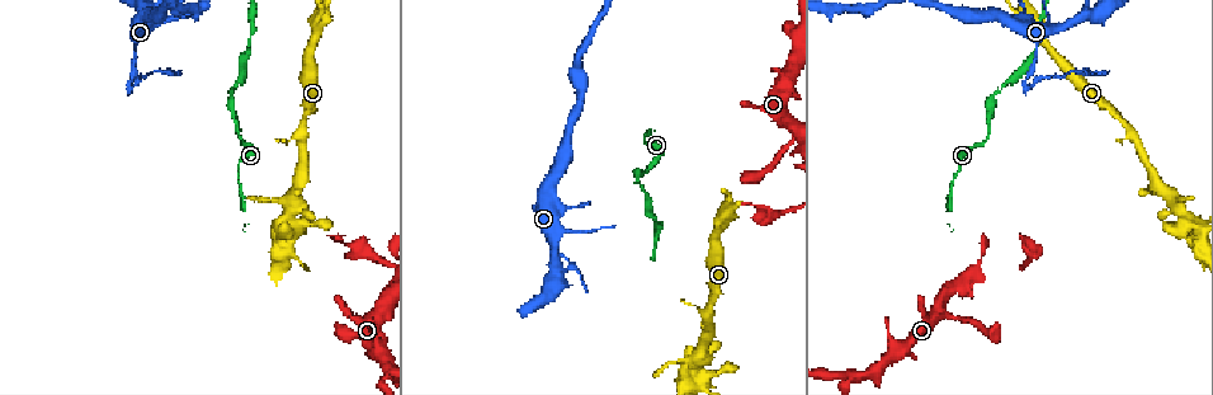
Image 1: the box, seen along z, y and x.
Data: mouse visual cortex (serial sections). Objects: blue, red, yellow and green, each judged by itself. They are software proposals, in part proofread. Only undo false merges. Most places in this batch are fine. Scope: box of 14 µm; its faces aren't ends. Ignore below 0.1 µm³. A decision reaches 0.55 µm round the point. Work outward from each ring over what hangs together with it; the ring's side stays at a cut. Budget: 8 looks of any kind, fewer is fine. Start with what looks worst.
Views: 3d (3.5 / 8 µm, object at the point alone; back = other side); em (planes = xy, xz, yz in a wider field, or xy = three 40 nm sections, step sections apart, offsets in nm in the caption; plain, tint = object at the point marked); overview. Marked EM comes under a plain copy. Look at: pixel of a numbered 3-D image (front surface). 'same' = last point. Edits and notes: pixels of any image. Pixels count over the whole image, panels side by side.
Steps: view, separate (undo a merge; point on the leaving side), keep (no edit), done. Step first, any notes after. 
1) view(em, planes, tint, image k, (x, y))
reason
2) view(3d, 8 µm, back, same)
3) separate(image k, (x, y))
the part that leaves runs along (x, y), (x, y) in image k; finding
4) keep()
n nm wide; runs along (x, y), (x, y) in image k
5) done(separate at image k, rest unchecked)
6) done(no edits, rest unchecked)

view(3d, 3.5 µm, image 1, (291, 231))
thick turns thin

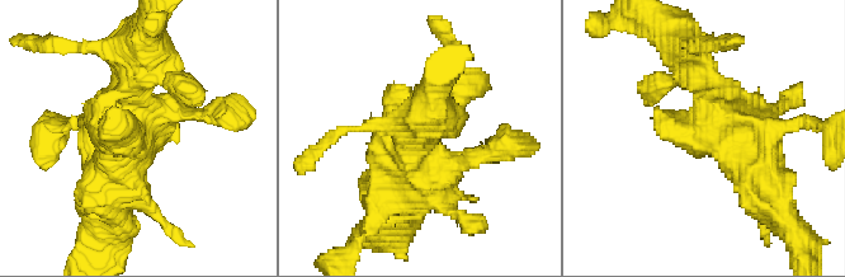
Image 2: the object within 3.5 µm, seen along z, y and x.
view(em, xy, step 1, tint, image 2, (706, 125))
now the EM

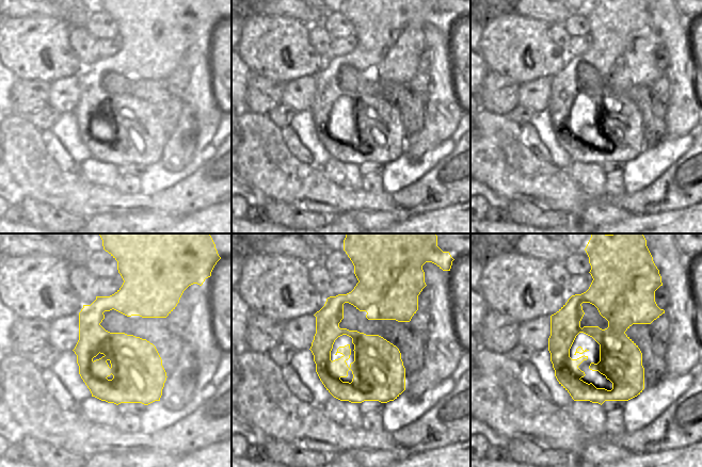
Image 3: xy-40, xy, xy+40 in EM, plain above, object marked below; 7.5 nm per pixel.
view(em, xy, step 5, tint, same)

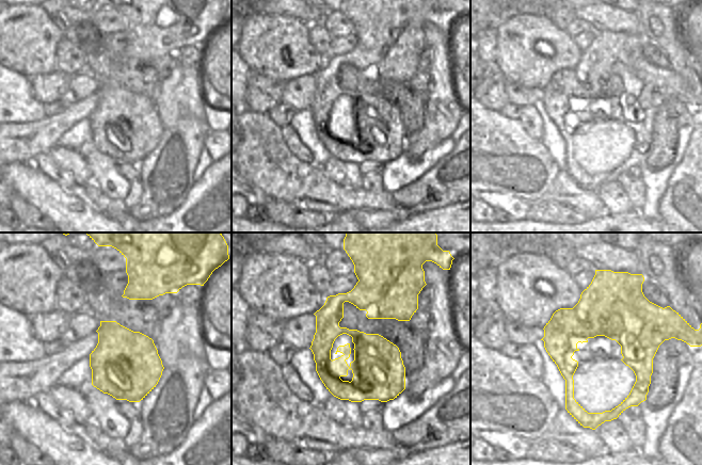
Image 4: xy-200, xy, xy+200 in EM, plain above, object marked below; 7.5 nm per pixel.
keep()
480 nm wide; runs along (146, 56), (130, 126), (111, 107) in image 2; continuous, no second cell

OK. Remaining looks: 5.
view(3d, 3.5 µm, image 1, (1086, 15))
small branch off a trunk

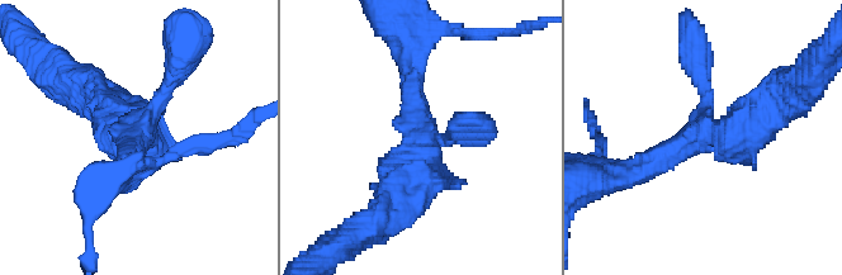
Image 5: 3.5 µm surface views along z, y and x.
view(em, planes, tint, image 5, (418, 144))
need the tissue

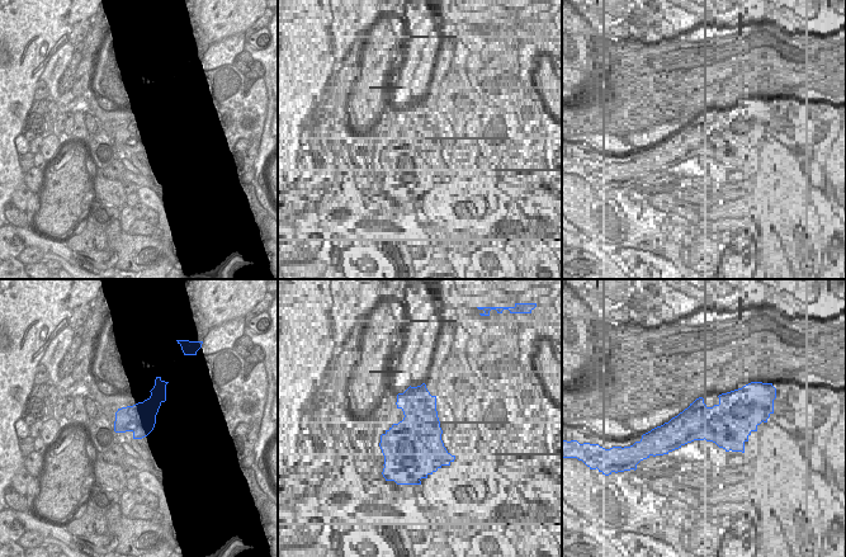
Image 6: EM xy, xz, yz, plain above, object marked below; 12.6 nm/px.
keep()
3 arms; arms of 200, 300, 500 nm; runs along (638, 172), (777, 109) in image 5; continuous, no second cell

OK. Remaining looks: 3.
view(3d, 3.5 µm, image 1, (786, 122))
a fork

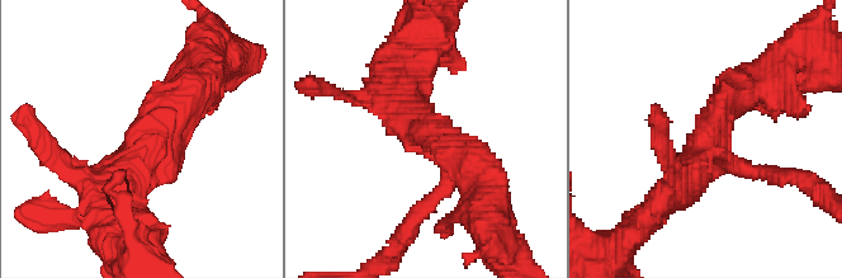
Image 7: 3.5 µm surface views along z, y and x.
view(em, xy, step 3, tint, image 7, (706, 144))
3 arms; arms of 200, 400, 450 nm

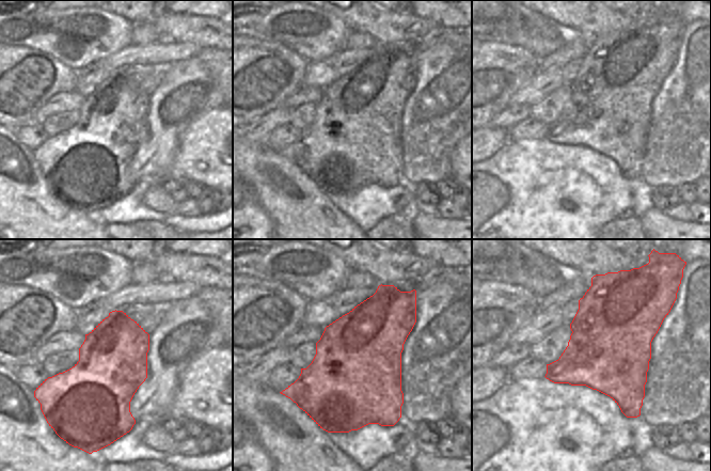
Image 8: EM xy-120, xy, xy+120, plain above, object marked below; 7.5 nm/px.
view(em, planes, tint, same)
another direction

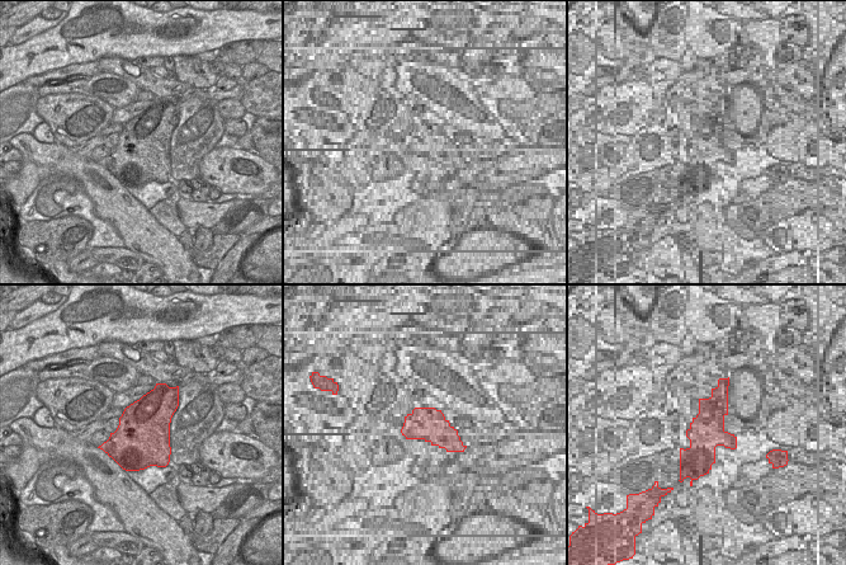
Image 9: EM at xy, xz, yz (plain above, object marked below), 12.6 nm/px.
keep()
runs along (105, 206), (195, 84) in image 7; continuous, no second cell

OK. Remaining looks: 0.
done(no edits, rest unchecked)

